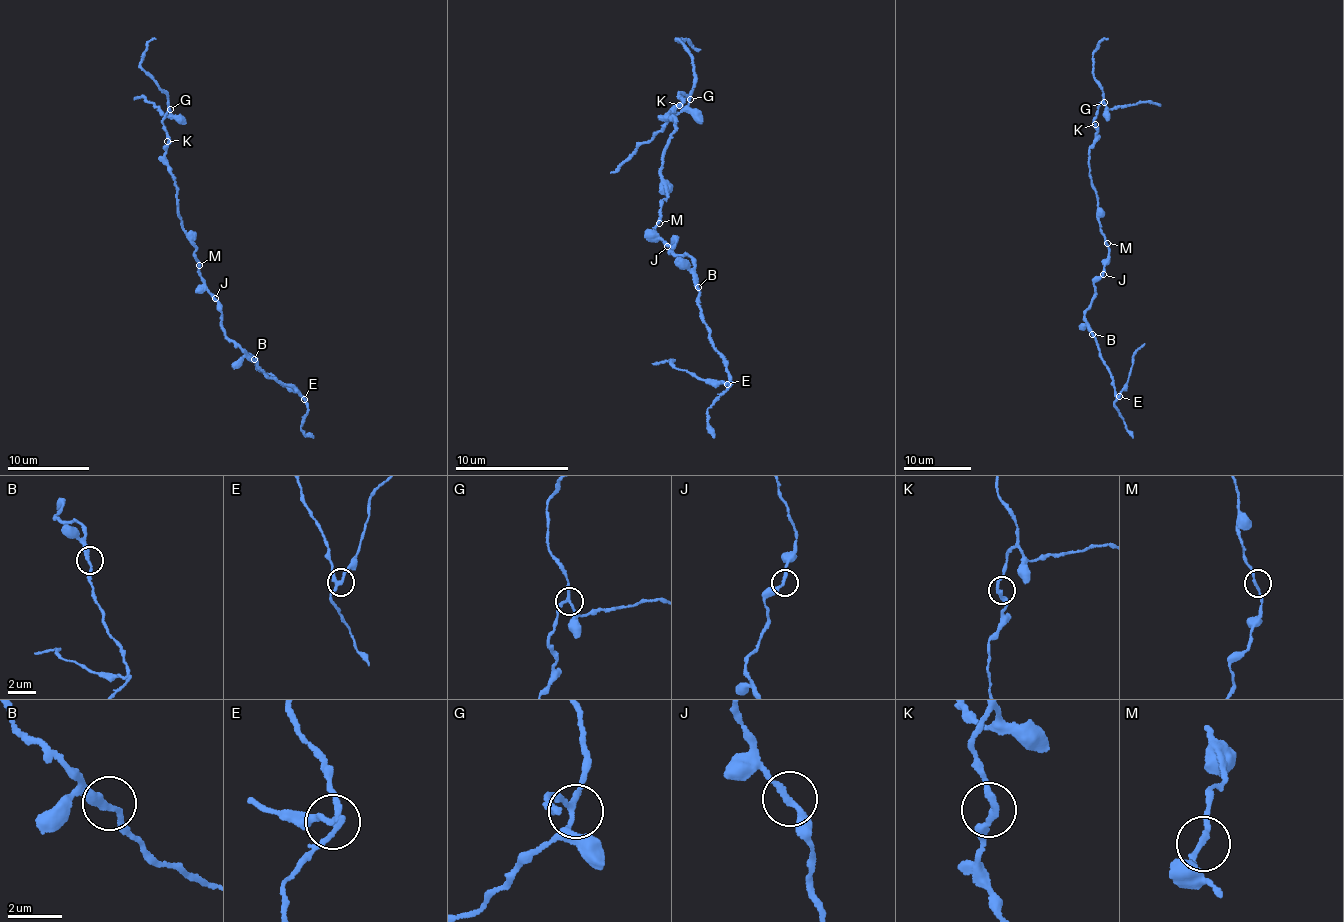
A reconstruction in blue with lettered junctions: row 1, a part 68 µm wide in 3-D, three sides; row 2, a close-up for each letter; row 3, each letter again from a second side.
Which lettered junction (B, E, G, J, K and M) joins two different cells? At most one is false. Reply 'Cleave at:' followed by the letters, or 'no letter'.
Cleave at: E

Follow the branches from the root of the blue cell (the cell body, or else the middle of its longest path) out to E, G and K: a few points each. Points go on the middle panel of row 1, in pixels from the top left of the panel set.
E: (659, 220), (654, 236), (667, 246), (677, 241), (668, 253), (691, 259), (697, 298), (725, 367), (727, 384)
G: (659, 220), (669, 194), (661, 164), (677, 123), (675, 116), (668, 116), (684, 99), (679, 93), (690, 99)
K: (659, 220), (663, 199), (669, 194), (661, 178), (661, 164), (677, 123), (675, 116), (668, 116), (679, 105)

